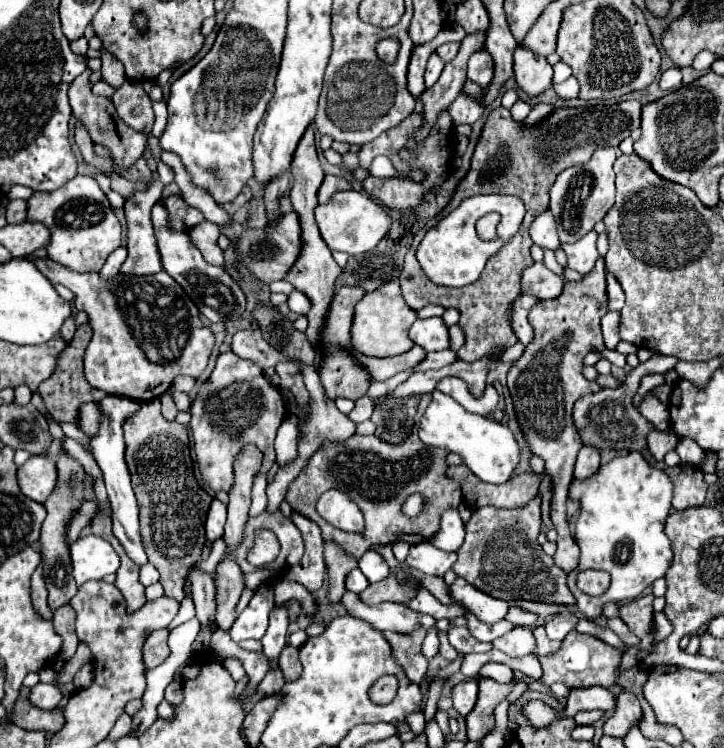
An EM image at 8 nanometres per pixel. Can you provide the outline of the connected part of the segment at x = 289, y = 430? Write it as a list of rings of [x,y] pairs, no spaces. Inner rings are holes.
[[[290,414],[276,434],[276,462],[278,466],[288,466],[288,462],[298,456],[298,418]]]

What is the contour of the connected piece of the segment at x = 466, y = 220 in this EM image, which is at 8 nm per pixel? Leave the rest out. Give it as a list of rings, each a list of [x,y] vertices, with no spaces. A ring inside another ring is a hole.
[[[478,194],[464,198],[462,204],[446,214],[434,228],[430,228],[424,236],[424,240],[418,246],[416,258],[426,272],[426,276],[440,286],[450,286],[450,284],[472,284],[480,278],[488,258],[498,254],[498,250],[518,232],[522,218],[524,218],[524,204],[516,196],[506,196],[506,194]],[[488,212],[498,212],[502,216],[498,224],[498,238],[492,242],[484,242],[476,236],[474,224],[478,218],[482,218]]]

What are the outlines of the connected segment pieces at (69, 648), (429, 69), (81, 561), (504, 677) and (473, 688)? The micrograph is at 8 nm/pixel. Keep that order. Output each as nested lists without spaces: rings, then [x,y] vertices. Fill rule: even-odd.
[[[64,604],[56,610],[52,610],[52,620],[54,620],[54,626],[56,626],[56,632],[62,636],[64,644],[62,644],[62,652],[60,656],[64,660],[72,658],[76,648],[78,648],[78,636],[74,632],[74,624],[76,624],[76,612],[70,604]]]
[[[432,52],[430,58],[428,58],[428,64],[426,64],[426,74],[424,74],[424,80],[426,80],[426,86],[428,86],[428,88],[436,84],[436,80],[440,78],[442,68],[444,68],[442,58],[440,58],[436,52]]]
[[[82,536],[70,546],[74,580],[76,584],[84,584],[88,580],[102,580],[108,574],[114,574],[120,566],[120,558],[100,536]]]
[[[484,664],[478,672],[478,678],[496,678],[498,682],[512,682],[512,670],[506,664]]]
[[[466,680],[462,684],[456,684],[452,700],[454,700],[454,708],[462,716],[466,716],[468,712],[472,712],[474,704],[478,700],[478,682],[476,680]]]

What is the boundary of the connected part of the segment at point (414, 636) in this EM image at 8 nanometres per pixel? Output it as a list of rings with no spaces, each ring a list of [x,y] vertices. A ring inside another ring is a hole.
[[[416,626],[410,634],[396,634],[396,632],[386,630],[384,636],[392,644],[394,656],[406,670],[406,676],[410,676],[412,680],[416,680],[420,684],[428,670],[428,660],[422,656],[424,628]]]

